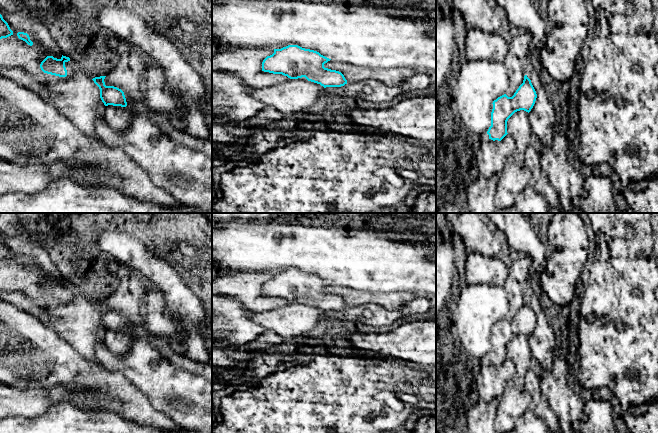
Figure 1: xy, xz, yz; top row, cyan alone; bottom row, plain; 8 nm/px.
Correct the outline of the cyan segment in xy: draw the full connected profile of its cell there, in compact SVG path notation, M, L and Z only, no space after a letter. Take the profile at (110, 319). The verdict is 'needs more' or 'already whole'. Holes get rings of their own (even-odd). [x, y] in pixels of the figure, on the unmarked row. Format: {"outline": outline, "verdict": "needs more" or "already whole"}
{"outline": "M106 300L95 301L92 304L100 313L100 322L105 330L121 330L126 331L127 326L124 316L114 310L106 310L104 303Z", "verdict": "already whole"}

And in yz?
{"outline": "M524 300L523 307L519 310L512 321L506 318L493 325L491 336L491 350L487 358L489 363L501 365L507 357L507 345L517 335L530 336L537 322L536 315L531 304Z", "verdict": "already whole"}

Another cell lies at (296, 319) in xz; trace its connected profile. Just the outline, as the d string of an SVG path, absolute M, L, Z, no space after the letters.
M305 301L291 303L281 308L260 313L252 313L250 320L284 338L293 339L316 327L324 314L320 308L308 305Z

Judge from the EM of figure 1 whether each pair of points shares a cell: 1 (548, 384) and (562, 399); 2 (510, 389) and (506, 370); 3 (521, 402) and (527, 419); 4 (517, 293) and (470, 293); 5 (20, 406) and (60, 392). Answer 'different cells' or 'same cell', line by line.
1: same cell
2: different cells
3: different cells
4: different cells
5: same cell

